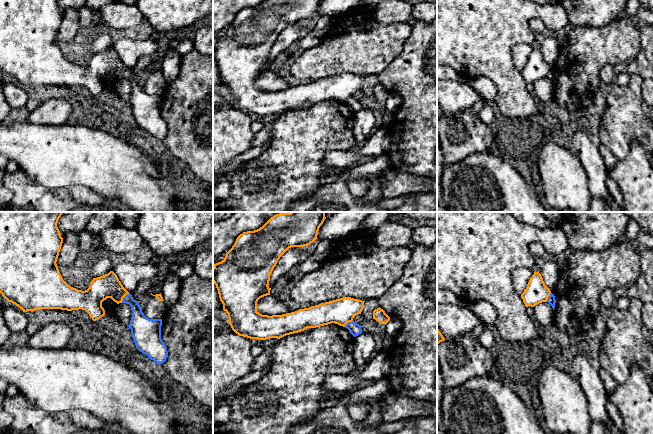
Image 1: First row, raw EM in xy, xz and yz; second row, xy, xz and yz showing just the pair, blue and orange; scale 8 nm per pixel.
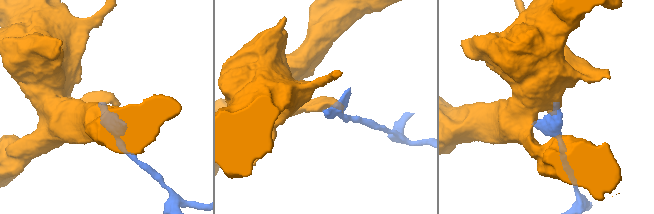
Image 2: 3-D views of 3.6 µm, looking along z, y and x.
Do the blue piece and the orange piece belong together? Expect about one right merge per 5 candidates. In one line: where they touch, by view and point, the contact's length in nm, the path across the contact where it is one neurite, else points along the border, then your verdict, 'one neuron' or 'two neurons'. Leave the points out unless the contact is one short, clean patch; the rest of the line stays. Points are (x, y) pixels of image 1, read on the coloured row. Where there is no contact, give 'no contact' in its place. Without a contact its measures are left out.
meets blue in xy at (124, 297); contact 100 nm long; border along xy (129, 293), (121, 302); two neurons

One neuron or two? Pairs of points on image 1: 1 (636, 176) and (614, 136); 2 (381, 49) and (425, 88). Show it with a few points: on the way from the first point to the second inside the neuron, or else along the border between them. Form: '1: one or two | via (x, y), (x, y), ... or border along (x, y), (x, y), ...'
1: two | border along (642, 146), (633, 141), (628, 153), (617, 159)
2: two | border along (406, 40), (403, 49), (377, 75)

